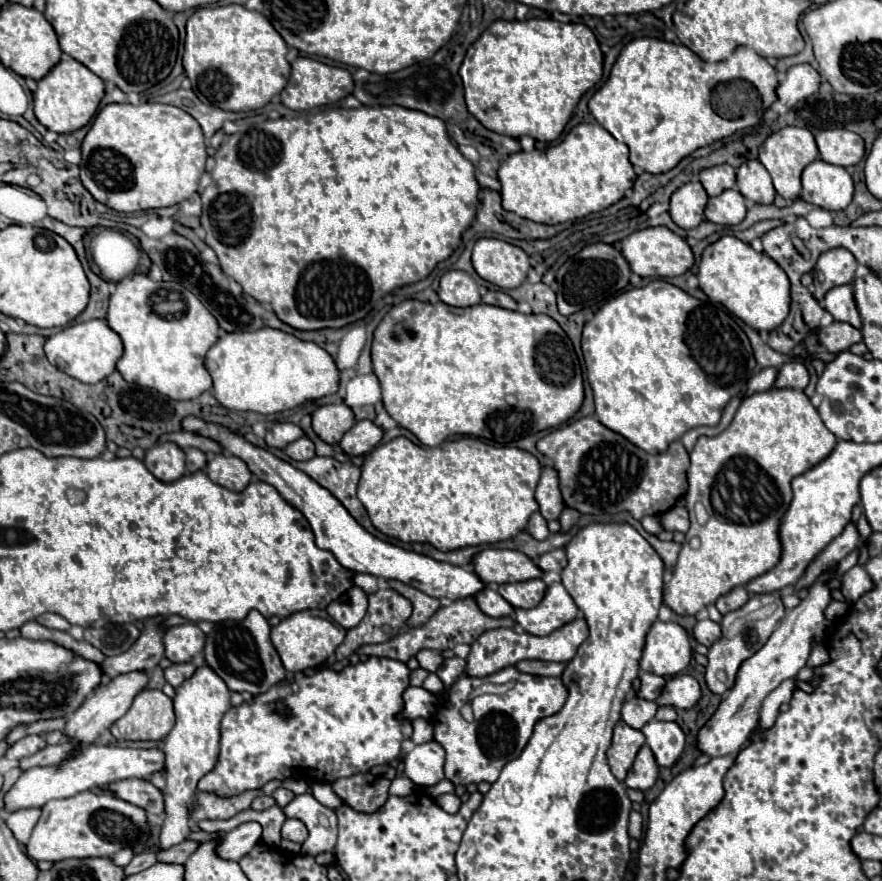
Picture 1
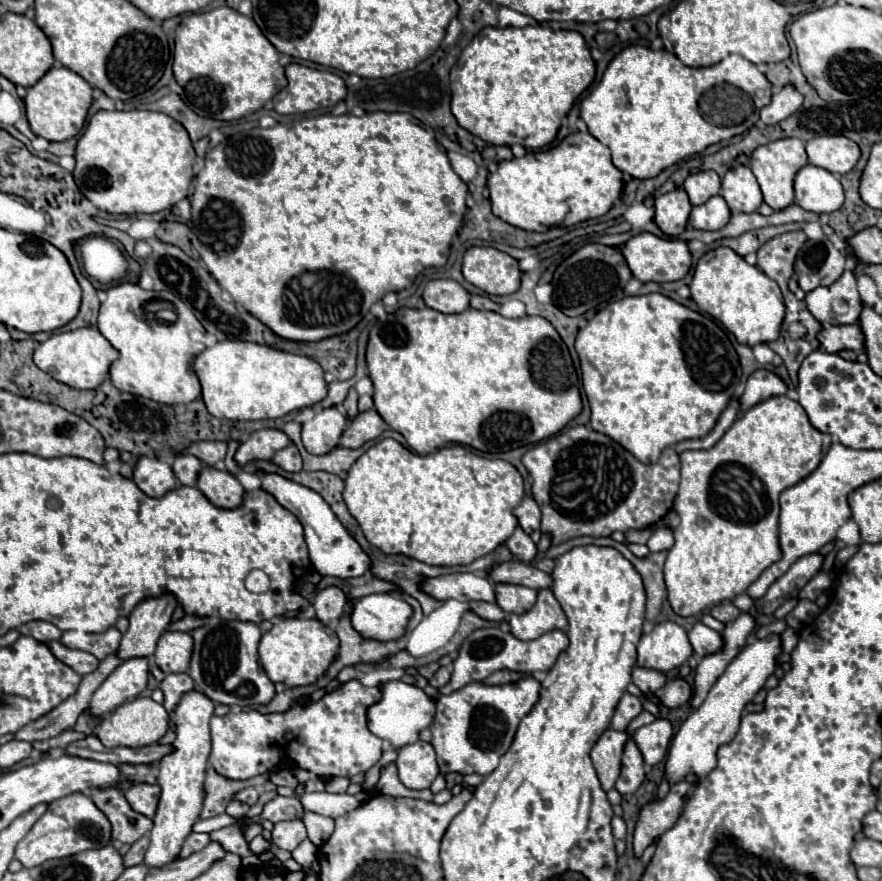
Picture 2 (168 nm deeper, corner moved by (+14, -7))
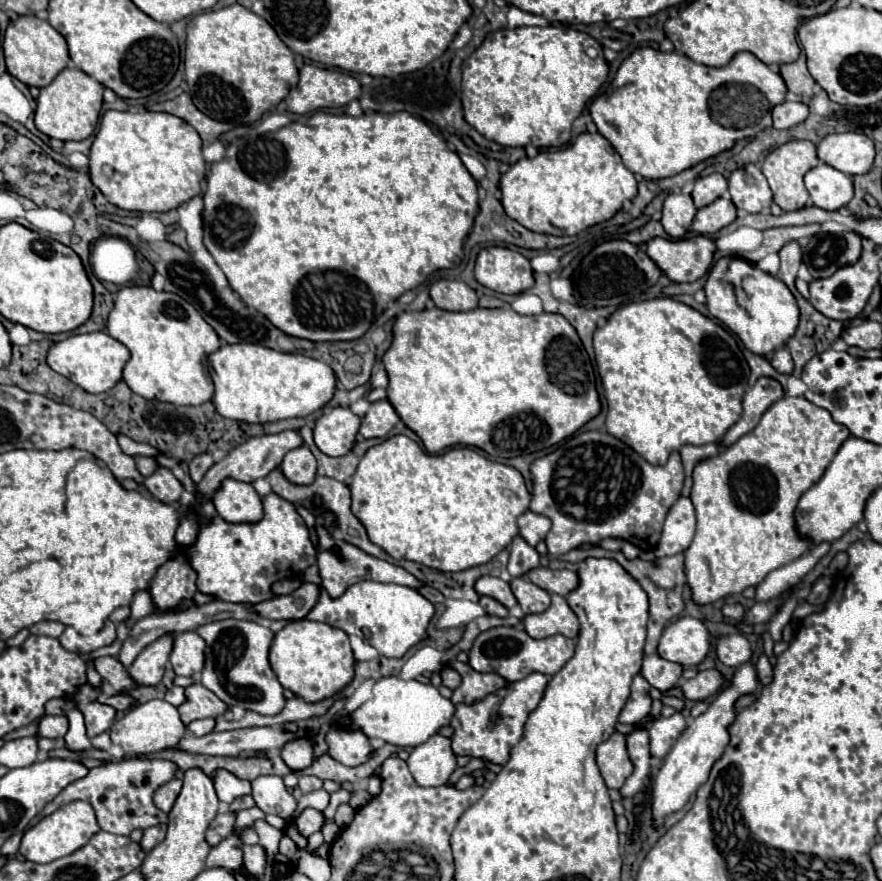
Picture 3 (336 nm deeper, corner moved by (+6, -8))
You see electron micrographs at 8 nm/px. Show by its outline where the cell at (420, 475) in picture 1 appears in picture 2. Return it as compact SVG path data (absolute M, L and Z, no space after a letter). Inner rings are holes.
M385 438L371 446L349 470L345 478L343 500L351 516L359 522L365 538L385 554L405 554L433 566L471 564L473 560L493 552L515 530L517 518L513 510L525 494L519 470L505 460L489 460L462 445L441 448L421 456L393 438Z

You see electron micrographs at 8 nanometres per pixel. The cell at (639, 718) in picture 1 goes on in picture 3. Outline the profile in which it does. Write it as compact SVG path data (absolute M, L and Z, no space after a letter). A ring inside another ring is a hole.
M635 675L631 683L631 695L619 713L619 723L637 723L651 711L649 691L651 685L645 681L645 677Z

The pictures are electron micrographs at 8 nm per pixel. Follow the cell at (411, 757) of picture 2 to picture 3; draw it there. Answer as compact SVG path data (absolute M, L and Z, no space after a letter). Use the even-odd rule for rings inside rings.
M433 735L425 745L417 745L409 759L409 771L417 785L439 787L445 785L457 767L457 755L451 749L451 739L443 735Z

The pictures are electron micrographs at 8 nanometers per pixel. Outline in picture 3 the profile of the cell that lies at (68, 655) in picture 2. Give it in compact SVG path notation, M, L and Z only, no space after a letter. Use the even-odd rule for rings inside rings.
M101 657L95 661L95 669L99 675L115 689L115 691L131 691L139 685L129 677L129 671L115 657Z

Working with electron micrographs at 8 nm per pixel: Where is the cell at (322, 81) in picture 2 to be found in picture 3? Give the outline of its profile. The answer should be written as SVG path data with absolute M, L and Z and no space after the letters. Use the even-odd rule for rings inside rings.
M305 65L299 75L299 83L285 99L291 113L305 115L317 109L343 107L361 95L359 81L335 69Z

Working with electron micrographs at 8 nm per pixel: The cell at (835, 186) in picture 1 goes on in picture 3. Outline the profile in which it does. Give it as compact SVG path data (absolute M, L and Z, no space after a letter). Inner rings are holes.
M819 163L805 175L805 187L813 203L825 211L837 211L853 199L851 177L827 163Z

